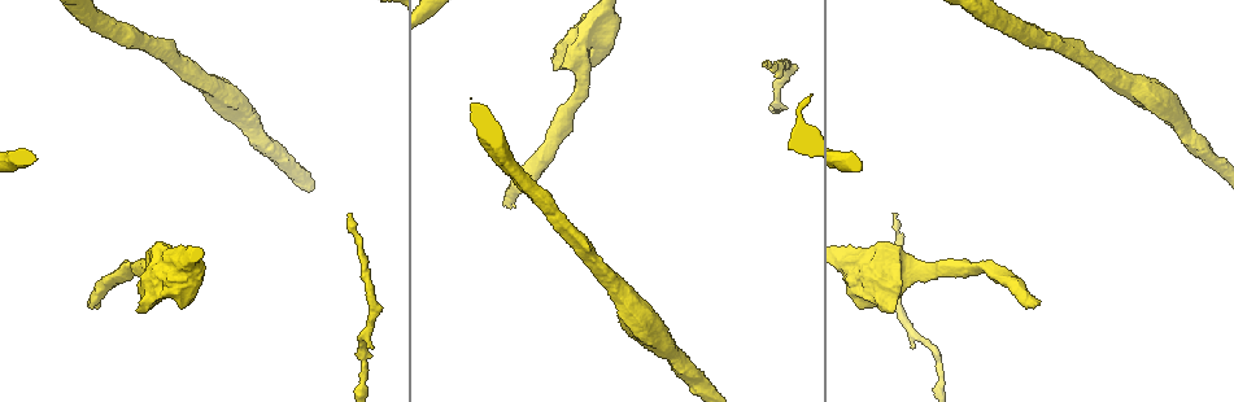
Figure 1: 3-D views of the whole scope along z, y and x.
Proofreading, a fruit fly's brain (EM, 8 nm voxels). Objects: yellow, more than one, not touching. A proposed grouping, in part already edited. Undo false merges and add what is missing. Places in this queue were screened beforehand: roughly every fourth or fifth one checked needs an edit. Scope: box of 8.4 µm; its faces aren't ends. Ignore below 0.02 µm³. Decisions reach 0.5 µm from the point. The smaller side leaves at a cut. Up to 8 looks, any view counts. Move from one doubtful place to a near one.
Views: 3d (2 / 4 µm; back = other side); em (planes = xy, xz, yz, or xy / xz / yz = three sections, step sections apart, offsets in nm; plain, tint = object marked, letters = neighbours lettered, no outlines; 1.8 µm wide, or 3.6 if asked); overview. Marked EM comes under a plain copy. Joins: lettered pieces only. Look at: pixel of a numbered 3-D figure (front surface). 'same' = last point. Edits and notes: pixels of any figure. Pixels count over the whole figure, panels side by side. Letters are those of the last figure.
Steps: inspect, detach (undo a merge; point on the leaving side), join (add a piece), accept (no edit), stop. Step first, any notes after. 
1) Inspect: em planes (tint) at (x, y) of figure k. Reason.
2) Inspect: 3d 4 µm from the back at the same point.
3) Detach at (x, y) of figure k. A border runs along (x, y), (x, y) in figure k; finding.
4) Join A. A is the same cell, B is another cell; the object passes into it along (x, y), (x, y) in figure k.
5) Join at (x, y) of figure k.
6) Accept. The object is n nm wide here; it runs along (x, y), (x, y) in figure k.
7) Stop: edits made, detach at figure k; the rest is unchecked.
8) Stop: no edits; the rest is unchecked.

Inspect: em planes (tint) at (895, 215) of figure 1. End of a long branch.

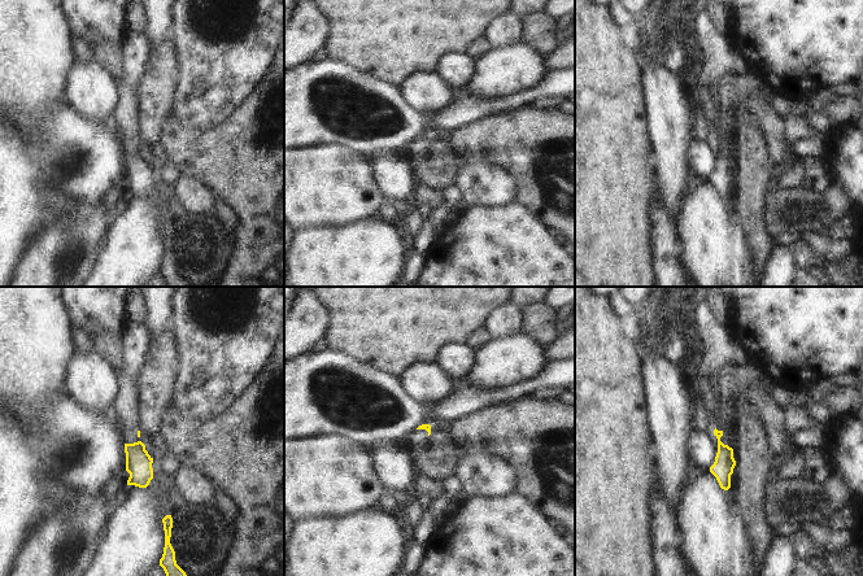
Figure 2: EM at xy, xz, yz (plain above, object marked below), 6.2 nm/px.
Inspect: em planes (letters) at the same point.

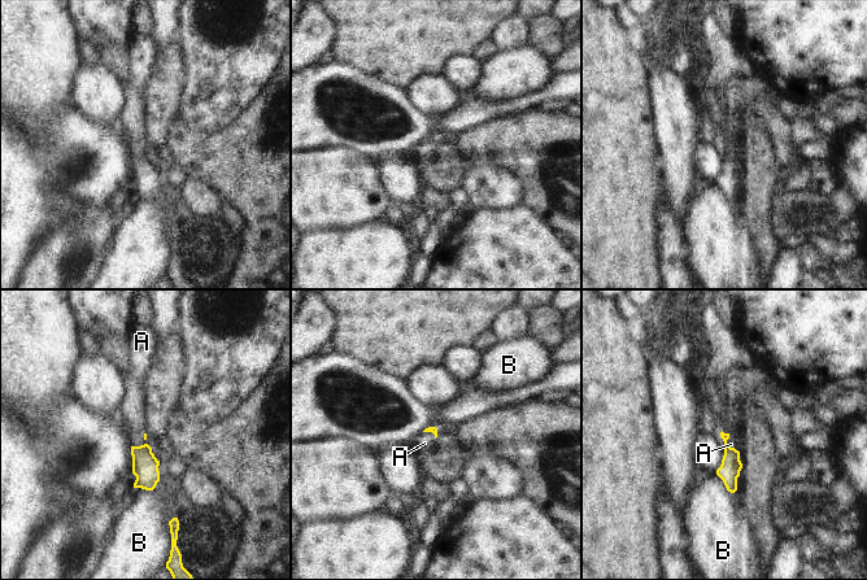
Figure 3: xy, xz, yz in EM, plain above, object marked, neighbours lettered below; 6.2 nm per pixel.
Join A. A is the same cell, B is another cell; the neuron continues.

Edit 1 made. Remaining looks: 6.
Inspect: em planes (letters) at (897, 257) of figure 1. Branch stops here.

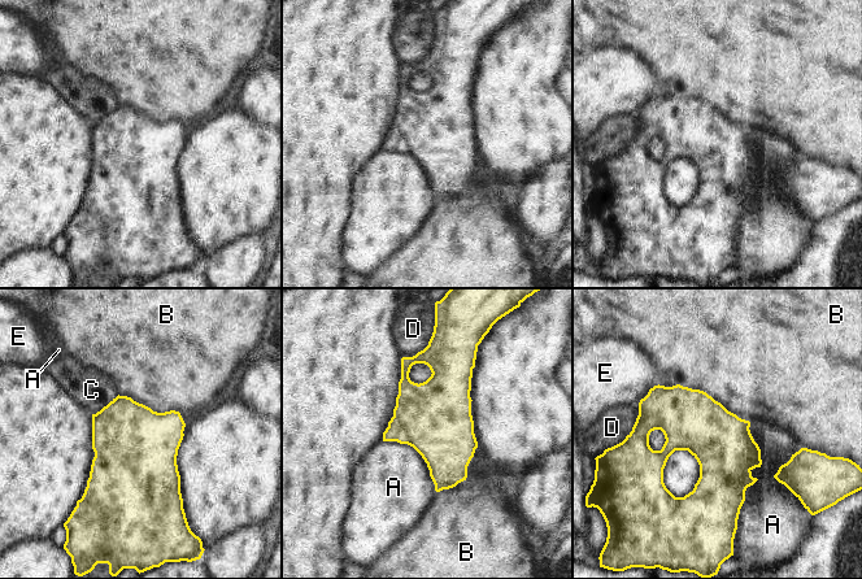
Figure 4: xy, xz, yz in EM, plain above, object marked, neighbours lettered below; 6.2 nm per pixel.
Accept. The object is 380 nm wide here; A, B, C, D and E are other cells; a border runs along (749, 421), (761, 464), (736, 522) in figure 4; no lettered piece goes on from it.

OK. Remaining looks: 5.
Inspect: 3d 2 µm at (1040, 305) of figure 1. Free end.

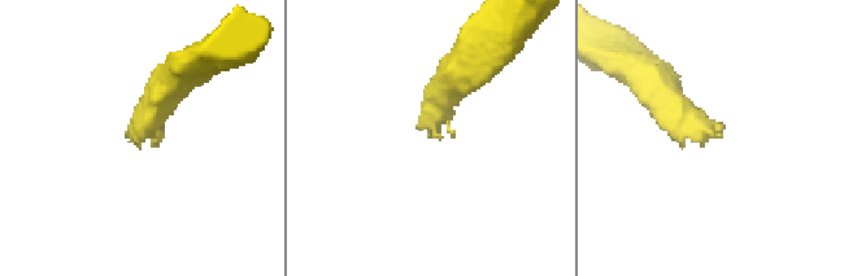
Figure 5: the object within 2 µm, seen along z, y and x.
Inspect: em xz step 4 (letters) at (719, 136) of figure 5.

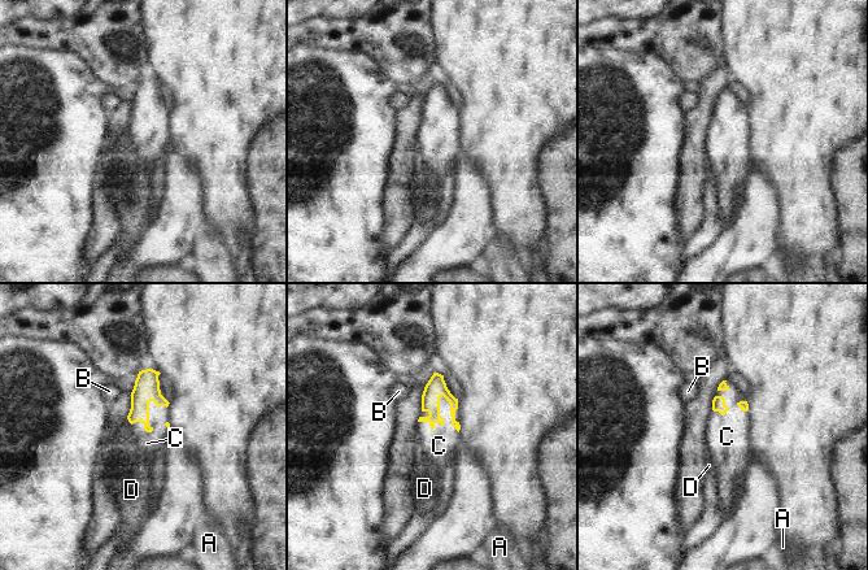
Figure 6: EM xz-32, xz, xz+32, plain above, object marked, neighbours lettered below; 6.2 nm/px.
Inspect: em planes (letters) at the same point.

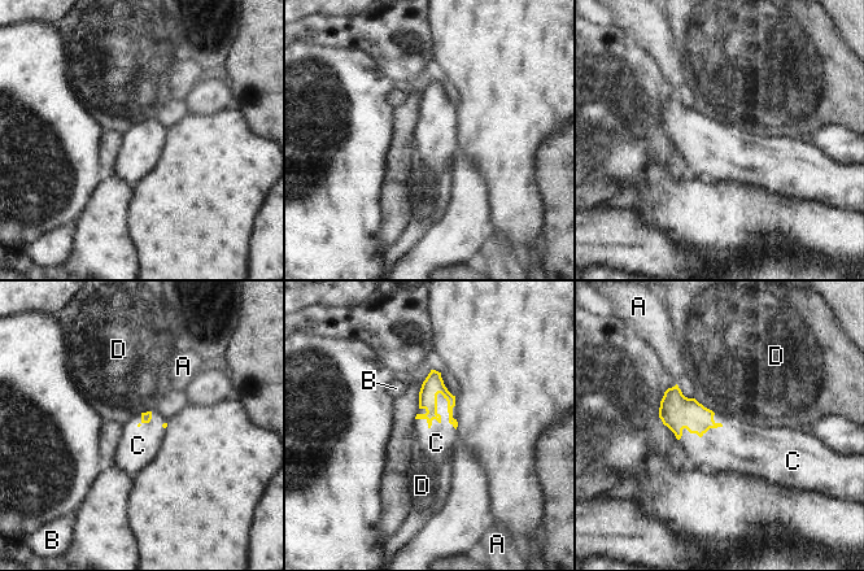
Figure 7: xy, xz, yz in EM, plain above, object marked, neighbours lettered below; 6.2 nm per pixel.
Join C. C is the same cell, A, B and D are other cells; the object passes into it along (433, 384), (436, 402), (436, 443) in figure 7; it goes on there.

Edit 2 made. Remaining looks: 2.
Stop: edits made, join at figure 3, join at figure 7; the rest is unchecked.

